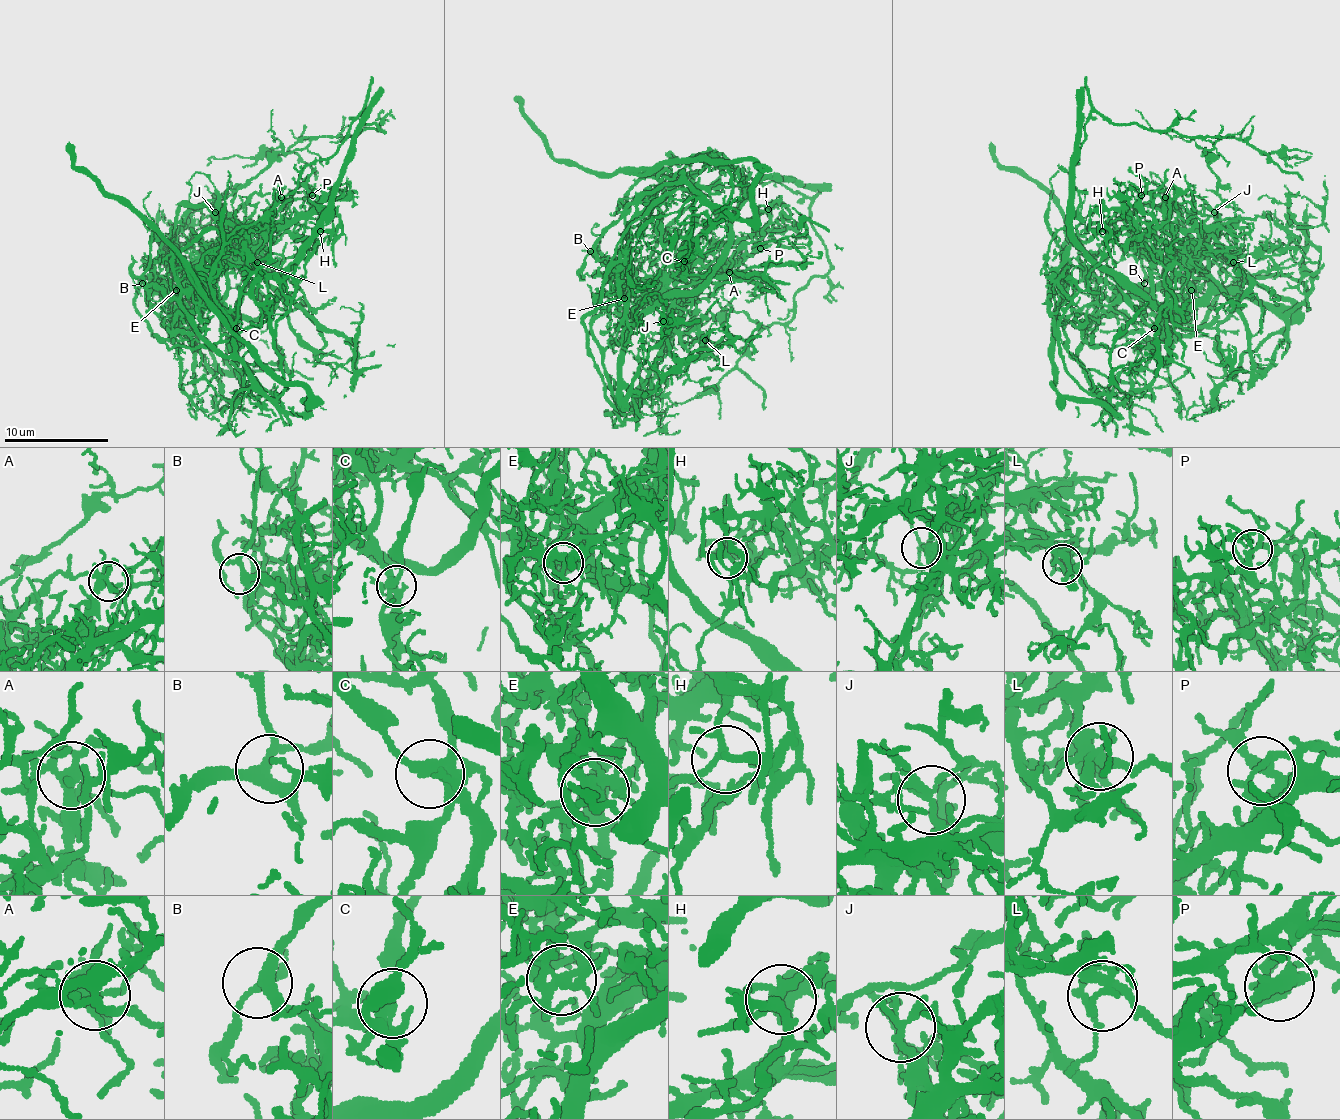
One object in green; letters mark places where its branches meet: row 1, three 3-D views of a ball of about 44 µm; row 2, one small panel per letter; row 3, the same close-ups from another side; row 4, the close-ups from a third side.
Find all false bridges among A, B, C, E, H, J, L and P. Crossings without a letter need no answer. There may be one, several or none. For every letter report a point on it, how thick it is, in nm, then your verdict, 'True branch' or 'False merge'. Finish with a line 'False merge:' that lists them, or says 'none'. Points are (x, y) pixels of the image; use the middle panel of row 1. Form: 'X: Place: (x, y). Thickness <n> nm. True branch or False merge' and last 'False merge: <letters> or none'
A: Place: (729, 272). Thickness 280 nm. True branch
B: Place: (590, 251). Thickness 300 nm. True branch
C: Place: (684, 261). Thickness 320 nm. True branch
E: Place: (624, 298). Thickness 240 nm. False merge
H: Place: (768, 209). Thickness 190 nm. True branch
J: Place: (663, 321). Thickness 190 nm. False merge
L: Place: (705, 340). Thickness 240 nm. True branch
P: Place: (760, 248). Thickness 190 nm. True branch
False merge: E, J

